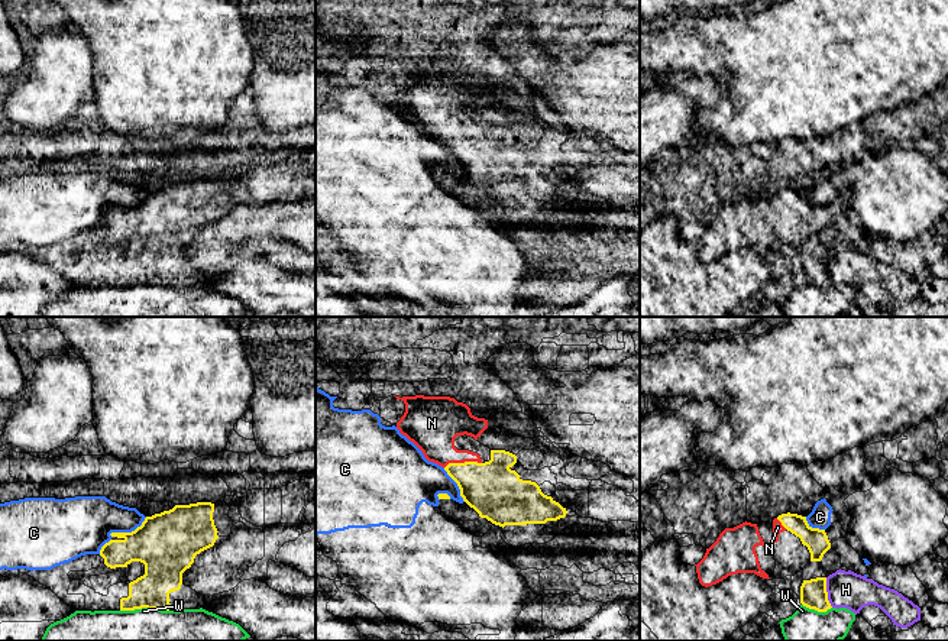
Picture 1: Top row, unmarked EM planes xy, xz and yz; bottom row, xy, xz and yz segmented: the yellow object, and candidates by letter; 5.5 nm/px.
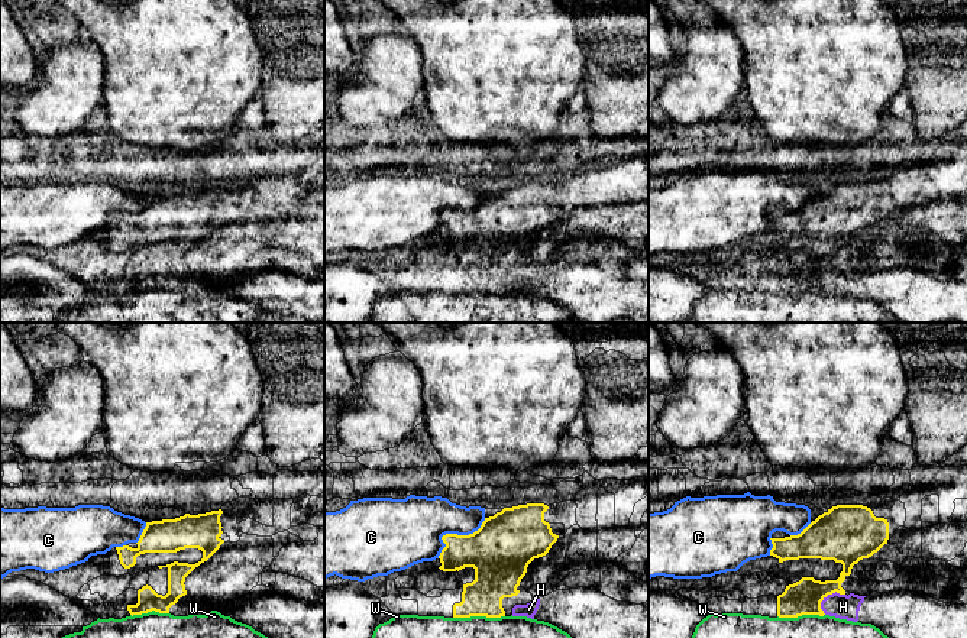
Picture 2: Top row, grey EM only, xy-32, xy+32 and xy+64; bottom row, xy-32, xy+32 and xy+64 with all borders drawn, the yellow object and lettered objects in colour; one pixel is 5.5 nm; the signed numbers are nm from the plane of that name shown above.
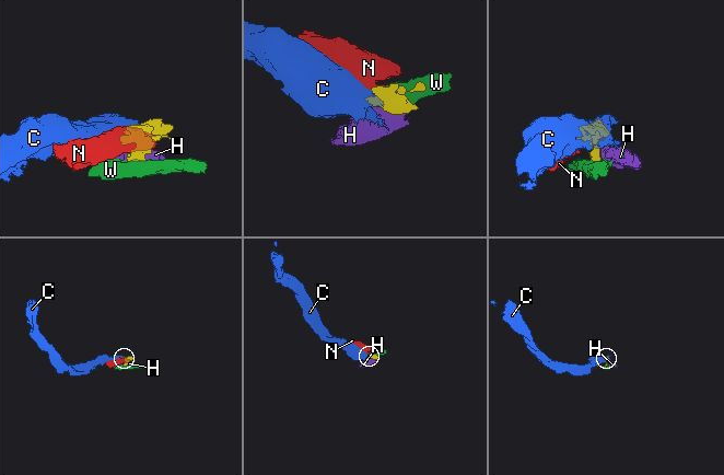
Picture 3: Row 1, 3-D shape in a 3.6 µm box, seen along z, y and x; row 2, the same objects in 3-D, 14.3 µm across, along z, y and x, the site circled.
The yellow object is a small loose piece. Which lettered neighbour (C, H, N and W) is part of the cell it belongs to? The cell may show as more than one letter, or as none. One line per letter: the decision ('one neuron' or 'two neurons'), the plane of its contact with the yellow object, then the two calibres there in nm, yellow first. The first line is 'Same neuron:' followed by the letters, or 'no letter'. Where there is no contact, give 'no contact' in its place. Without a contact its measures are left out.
Same neuron: N
C: two neurons; contact in xy; calibres 340 and 300 nm
H: two neurons; contact in yz; calibres 150 and 200 nm
N: one neuron; contact in xz; calibres 300 and 260 nm
W: two neurons; contact in xy; calibres 220 and 360 nm

